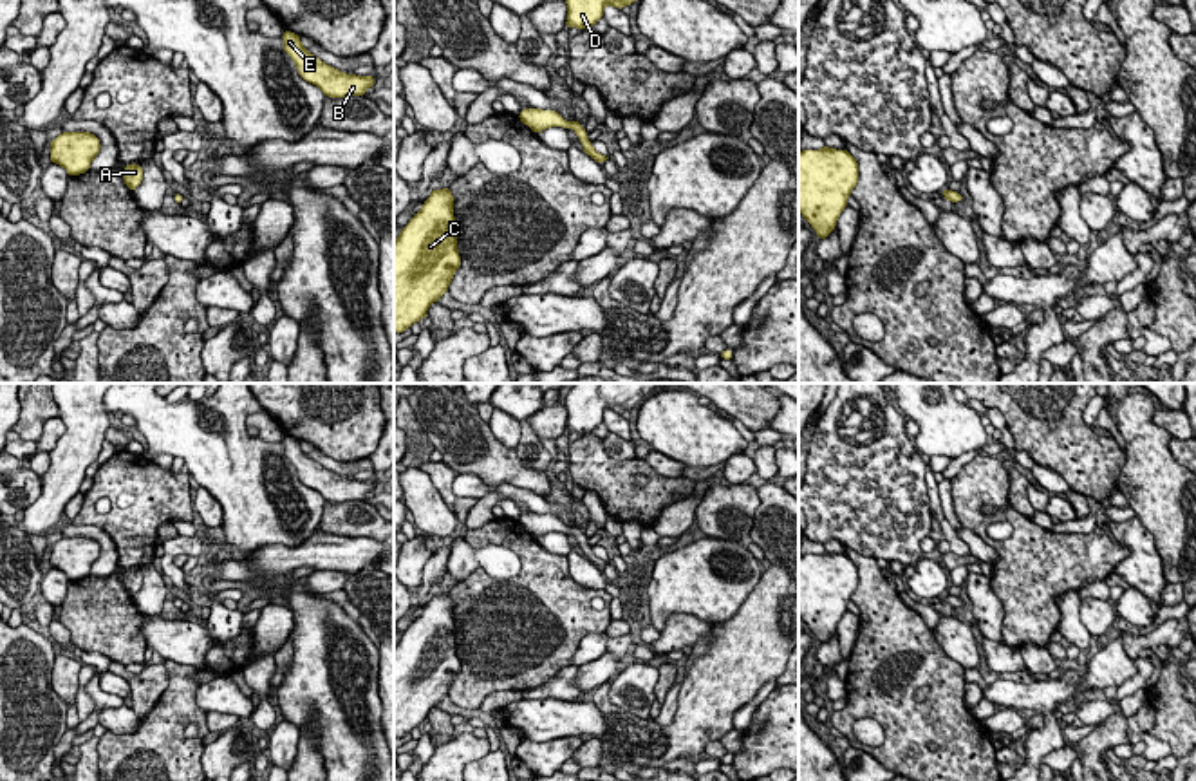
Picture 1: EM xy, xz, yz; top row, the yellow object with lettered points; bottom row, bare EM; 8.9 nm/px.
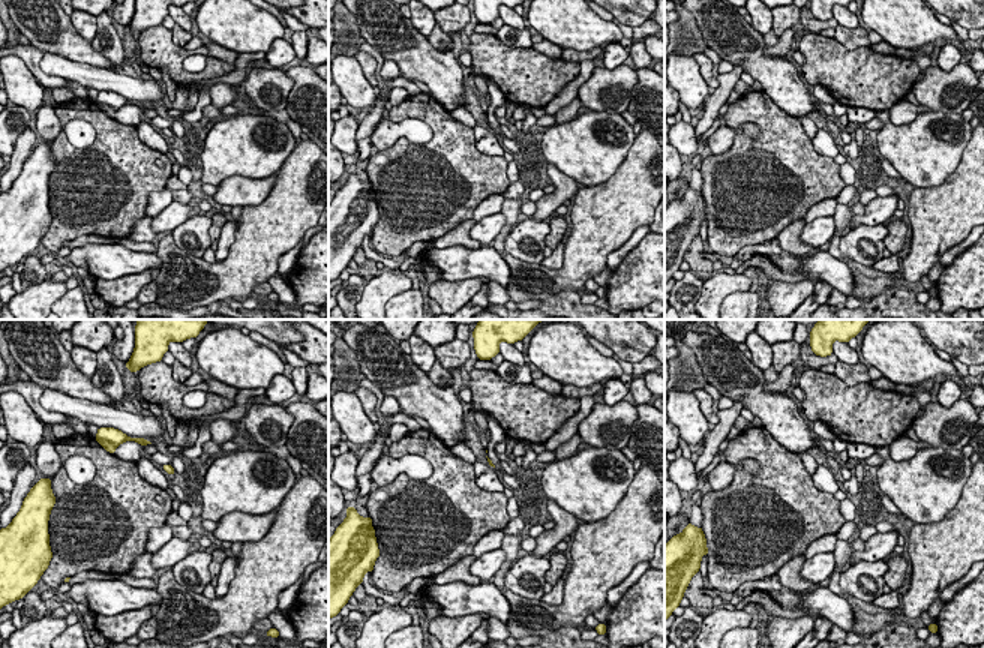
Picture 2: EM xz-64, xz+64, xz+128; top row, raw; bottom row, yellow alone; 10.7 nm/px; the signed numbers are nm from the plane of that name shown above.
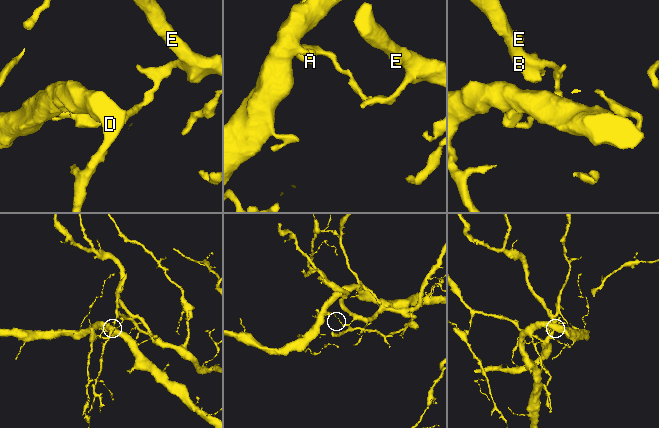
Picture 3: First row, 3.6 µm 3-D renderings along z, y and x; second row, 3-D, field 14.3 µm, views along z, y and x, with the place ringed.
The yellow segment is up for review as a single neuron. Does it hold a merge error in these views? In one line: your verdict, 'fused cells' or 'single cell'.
fused cells

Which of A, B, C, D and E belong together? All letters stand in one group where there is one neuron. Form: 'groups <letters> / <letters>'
groups A C D / B E

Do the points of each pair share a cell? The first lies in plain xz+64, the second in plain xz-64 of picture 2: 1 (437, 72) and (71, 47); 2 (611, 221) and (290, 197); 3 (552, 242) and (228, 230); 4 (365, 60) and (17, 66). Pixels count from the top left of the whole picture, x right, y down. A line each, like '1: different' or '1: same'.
1: same
2: same
3: different
4: different

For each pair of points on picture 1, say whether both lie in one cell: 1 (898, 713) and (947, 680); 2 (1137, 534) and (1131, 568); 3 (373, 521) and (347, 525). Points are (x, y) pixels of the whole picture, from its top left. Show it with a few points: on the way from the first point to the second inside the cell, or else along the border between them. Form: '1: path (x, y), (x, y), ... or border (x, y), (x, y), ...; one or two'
1: path (913, 713), (922, 713), (940, 695); one
2: path (1137, 543), (1137, 559); one
3: path (367, 521), (353, 521); one

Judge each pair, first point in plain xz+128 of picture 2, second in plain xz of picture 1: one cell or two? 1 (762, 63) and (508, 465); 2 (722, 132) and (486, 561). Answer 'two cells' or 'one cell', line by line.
1: one cell
2: one cell

